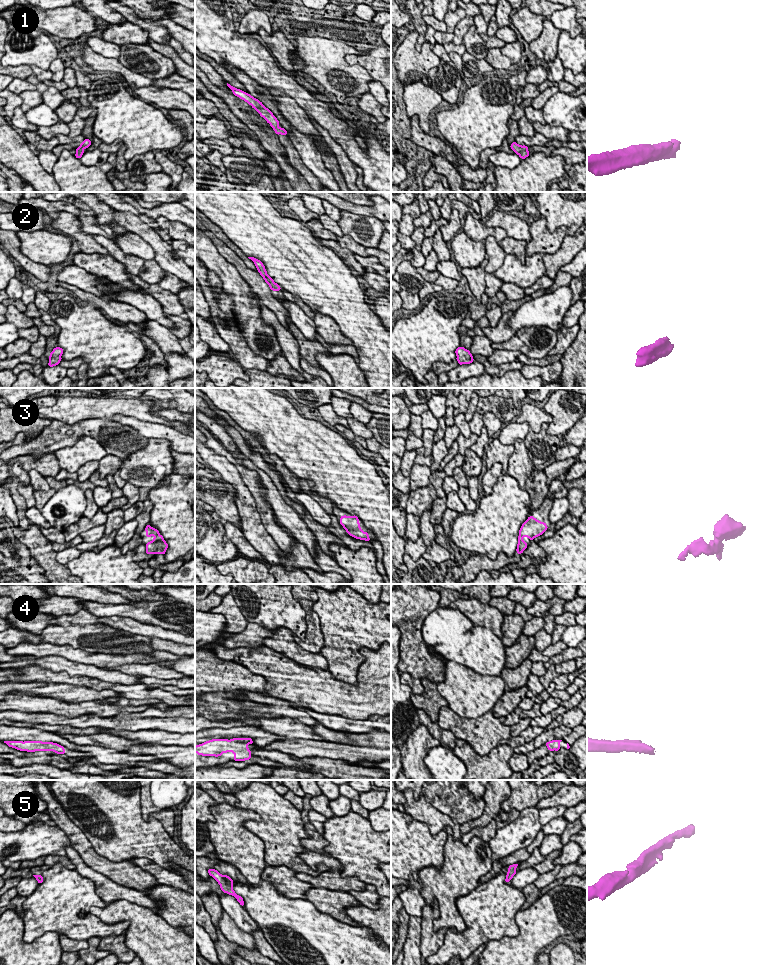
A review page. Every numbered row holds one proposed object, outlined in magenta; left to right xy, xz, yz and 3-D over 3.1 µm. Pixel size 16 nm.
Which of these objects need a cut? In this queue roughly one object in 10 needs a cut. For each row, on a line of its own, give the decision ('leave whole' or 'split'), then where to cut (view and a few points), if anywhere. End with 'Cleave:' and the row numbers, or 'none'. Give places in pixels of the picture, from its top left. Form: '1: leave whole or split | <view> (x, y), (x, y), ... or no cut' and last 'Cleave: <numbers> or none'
1: leave whole | no cut
2: leave whole | no cut
3: leave whole | no cut
4: leave whole | no cut
5: leave whole | no cut
Cleave: none

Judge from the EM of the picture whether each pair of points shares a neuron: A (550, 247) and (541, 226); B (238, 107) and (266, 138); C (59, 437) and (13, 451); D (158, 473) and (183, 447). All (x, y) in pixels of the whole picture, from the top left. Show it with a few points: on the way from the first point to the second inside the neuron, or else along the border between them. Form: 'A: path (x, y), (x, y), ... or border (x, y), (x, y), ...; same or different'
A: path (546, 242), (541, 236), (541, 231); same
B: path (244, 115), (258, 130); same
C: path (48, 441), (37, 446), (24, 447); same
D: border (151, 438), (166, 439), (172, 449); different

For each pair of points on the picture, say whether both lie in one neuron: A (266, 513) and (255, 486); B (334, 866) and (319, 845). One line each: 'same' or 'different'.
A: same
B: different

